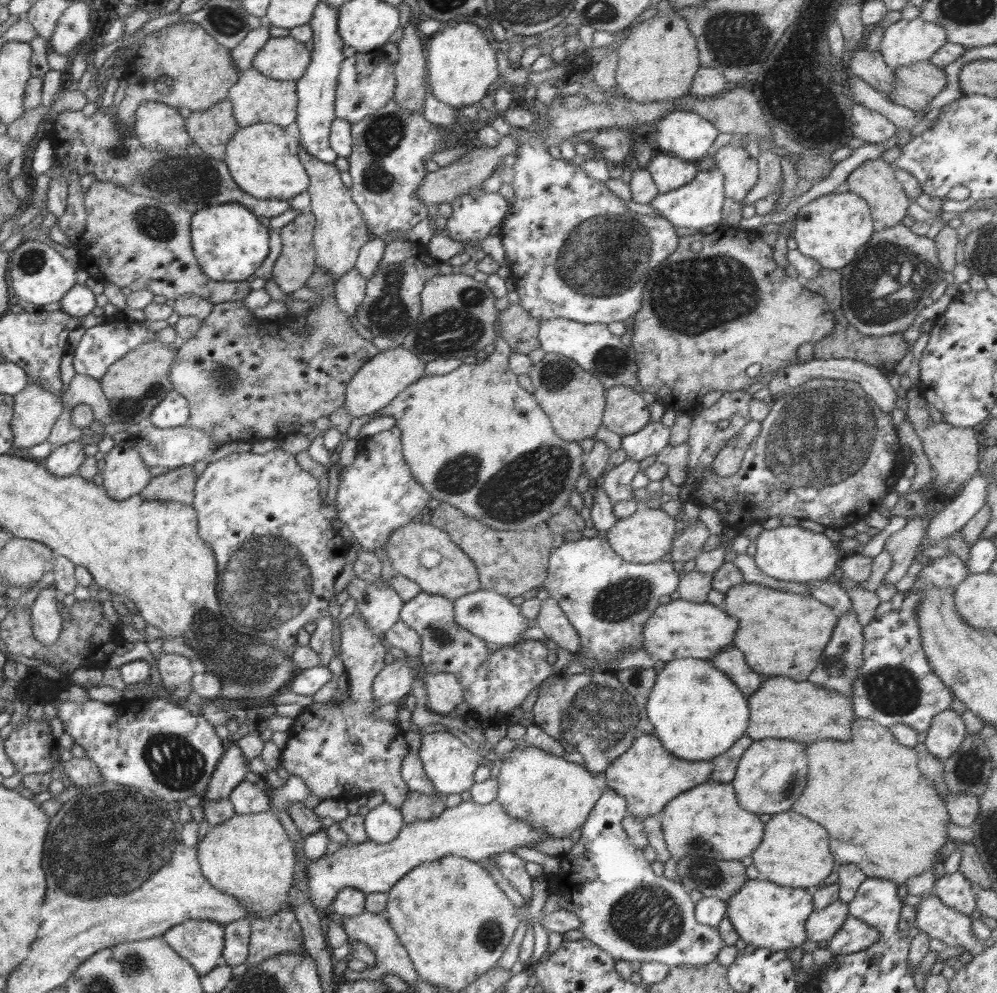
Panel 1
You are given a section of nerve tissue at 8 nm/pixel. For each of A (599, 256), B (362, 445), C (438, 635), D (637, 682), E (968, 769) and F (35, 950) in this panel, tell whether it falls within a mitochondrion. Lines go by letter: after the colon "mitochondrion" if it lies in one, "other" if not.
A: mitochondrion
B: other
C: mitochondrion
D: mitochondrion
E: mitochondrion
F: other

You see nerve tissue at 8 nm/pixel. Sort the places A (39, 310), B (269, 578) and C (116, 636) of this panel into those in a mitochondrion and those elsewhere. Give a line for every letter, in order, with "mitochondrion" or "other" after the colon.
A: other
B: mitochondrion
C: other

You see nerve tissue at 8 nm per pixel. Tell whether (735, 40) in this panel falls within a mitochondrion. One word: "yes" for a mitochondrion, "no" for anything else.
yes

